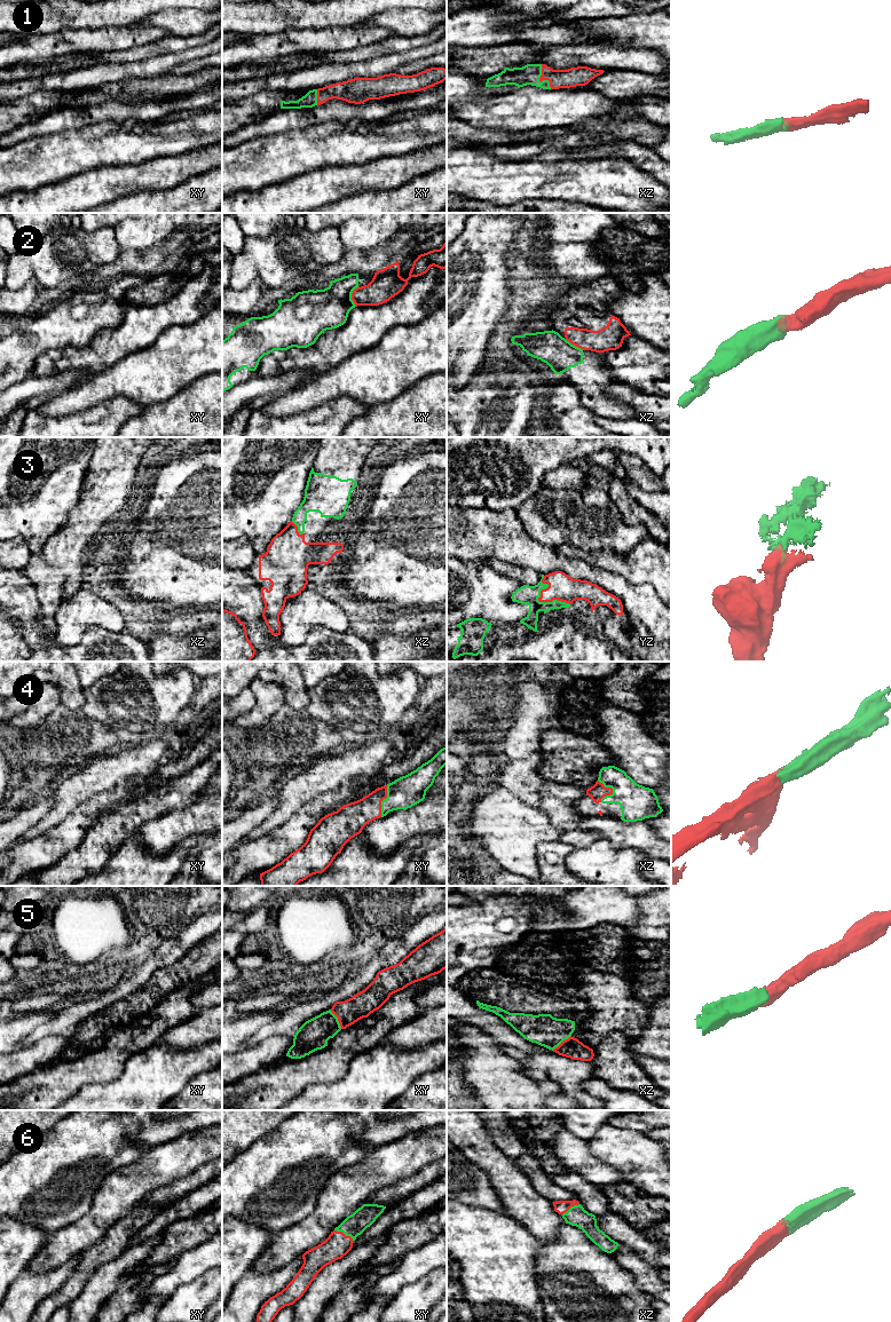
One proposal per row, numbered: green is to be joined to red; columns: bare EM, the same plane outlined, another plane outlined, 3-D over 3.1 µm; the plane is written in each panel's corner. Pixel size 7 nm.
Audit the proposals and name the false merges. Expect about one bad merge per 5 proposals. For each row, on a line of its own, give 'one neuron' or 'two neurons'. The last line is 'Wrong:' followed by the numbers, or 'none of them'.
1: one neuron
2: two neurons
3: one neuron
4: one neuron
5: one neuron
6: one neuron
Wrong: 2

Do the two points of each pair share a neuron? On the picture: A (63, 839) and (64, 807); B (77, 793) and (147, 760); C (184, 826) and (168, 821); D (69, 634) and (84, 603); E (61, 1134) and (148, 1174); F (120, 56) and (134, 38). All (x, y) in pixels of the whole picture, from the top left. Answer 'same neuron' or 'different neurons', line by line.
A: different neurons
B: same neuron
C: same neuron
D: same neuron
E: different neurons
F: different neurons

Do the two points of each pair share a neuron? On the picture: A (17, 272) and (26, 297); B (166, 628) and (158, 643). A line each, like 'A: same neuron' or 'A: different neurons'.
A: different neurons
B: different neurons

